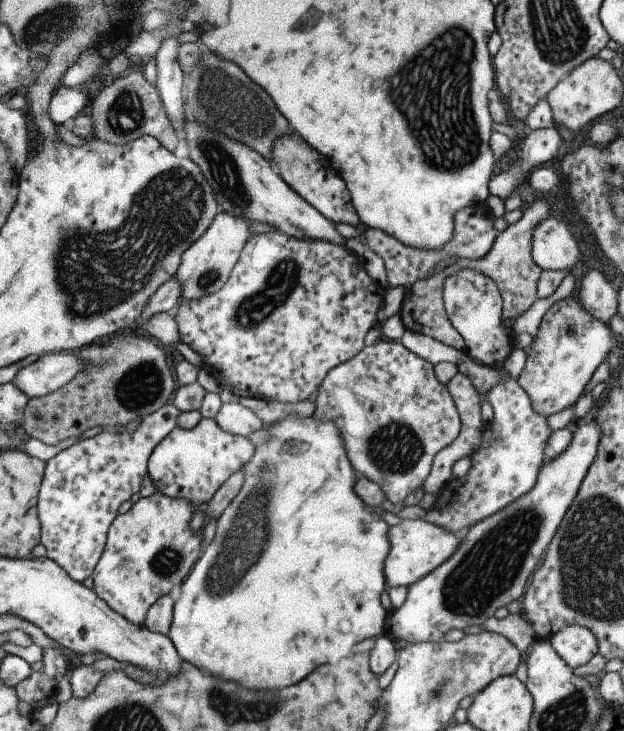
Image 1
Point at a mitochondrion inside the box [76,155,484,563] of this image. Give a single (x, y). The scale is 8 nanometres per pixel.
(281, 282)

